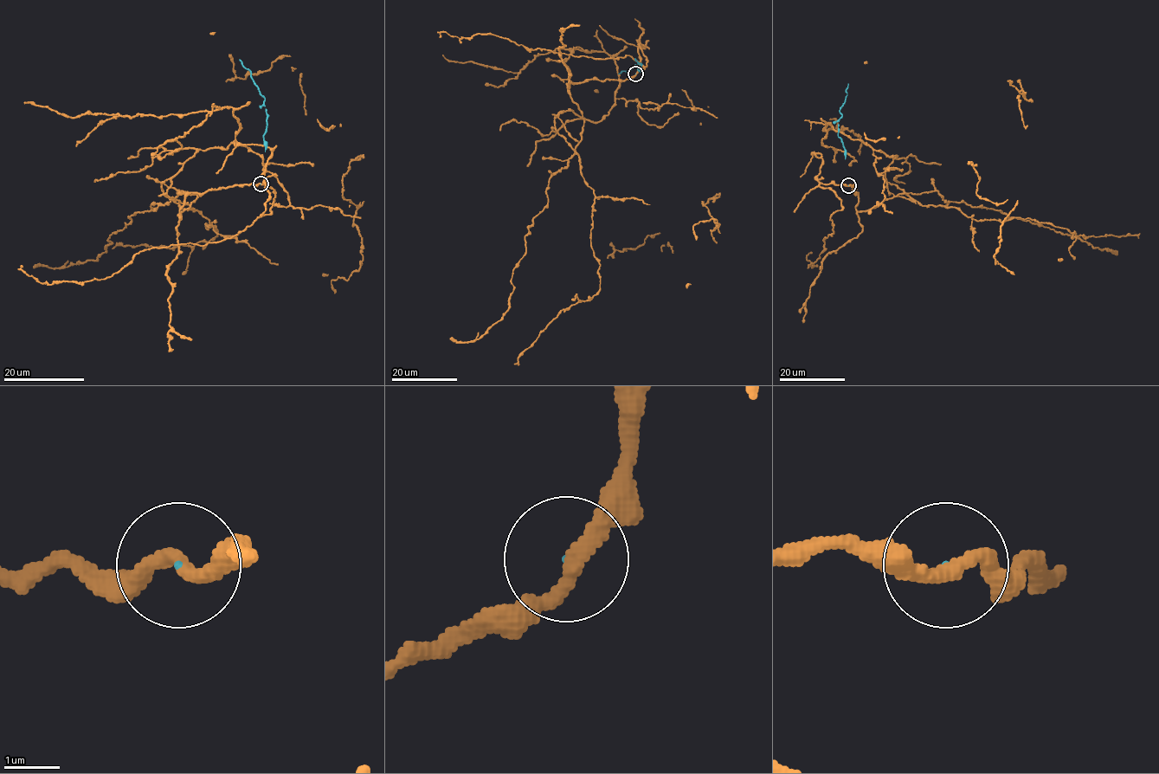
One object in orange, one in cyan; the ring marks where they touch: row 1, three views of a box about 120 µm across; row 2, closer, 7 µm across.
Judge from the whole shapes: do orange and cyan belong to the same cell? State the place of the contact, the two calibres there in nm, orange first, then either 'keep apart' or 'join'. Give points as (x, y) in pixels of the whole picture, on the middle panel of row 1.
at (635, 74); 280 nm thick on the orange side, 20 nm on the other; keep apart

